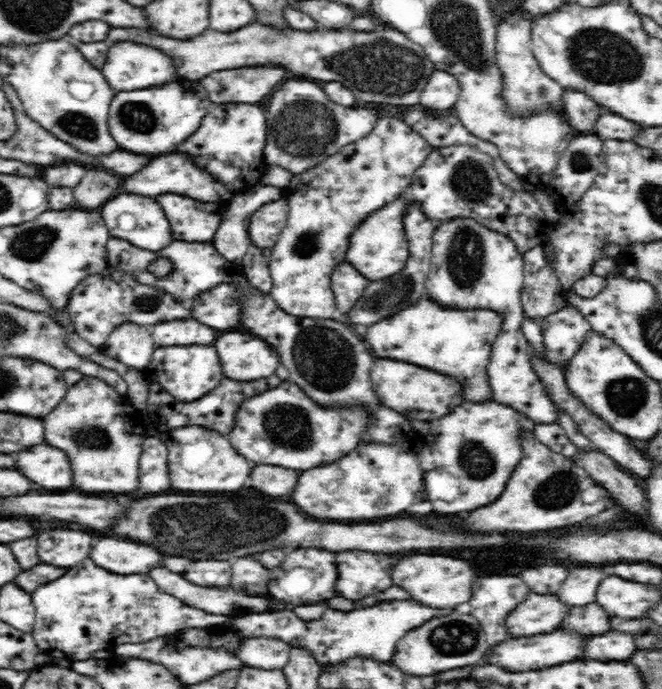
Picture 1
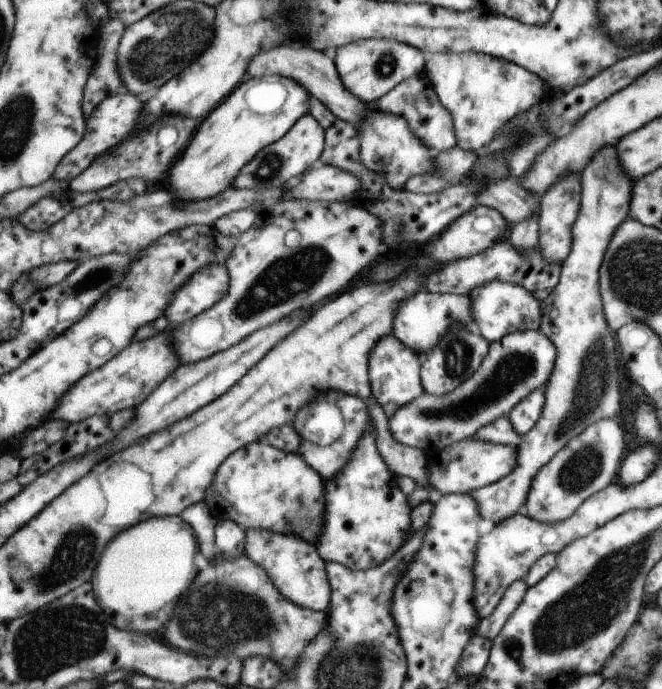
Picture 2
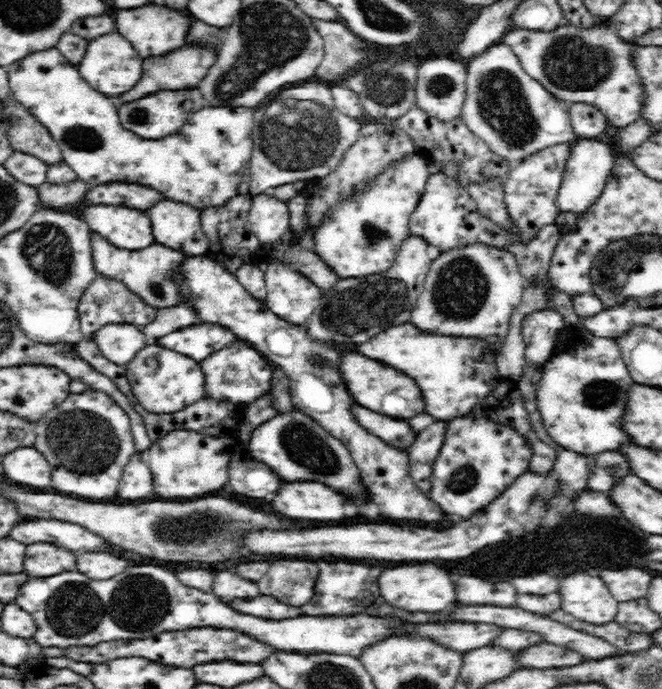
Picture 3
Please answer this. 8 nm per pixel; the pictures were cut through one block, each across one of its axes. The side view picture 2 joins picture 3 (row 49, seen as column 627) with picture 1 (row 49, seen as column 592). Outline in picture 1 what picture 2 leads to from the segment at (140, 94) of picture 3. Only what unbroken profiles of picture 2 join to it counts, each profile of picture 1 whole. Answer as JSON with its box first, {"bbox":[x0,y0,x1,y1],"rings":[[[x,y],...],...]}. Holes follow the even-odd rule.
{"bbox":[108,22,435,106],"rings":[[[254,22],[236,30],[235,33],[220,33],[210,27],[203,34],[196,36],[194,40],[172,40],[158,34],[148,34],[140,28],[112,28],[108,32],[108,40],[120,42],[120,40],[132,40],[132,42],[144,42],[148,46],[156,46],[156,50],[164,50],[176,62],[176,76],[184,80],[200,80],[208,76],[212,70],[228,70],[228,68],[258,68],[262,65],[273,65],[273,68],[290,70],[294,76],[306,76],[314,80],[324,82],[340,82],[356,96],[356,101],[376,102],[376,104],[392,104],[392,106],[412,106],[420,102],[420,94],[424,90],[431,74],[435,72],[435,66],[428,59],[424,47],[412,42],[404,34],[396,30],[384,30],[384,32],[352,32],[352,30],[314,30],[306,32],[302,30],[286,30],[284,32]]]}

